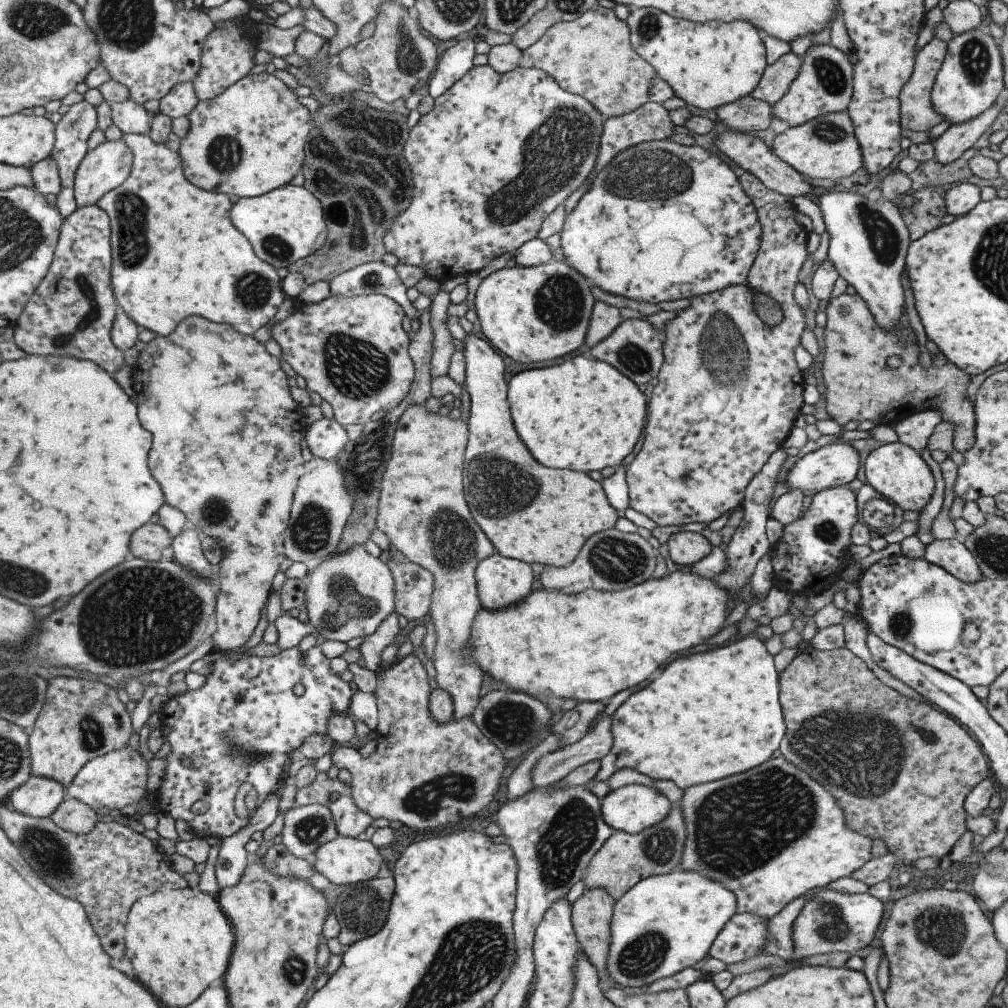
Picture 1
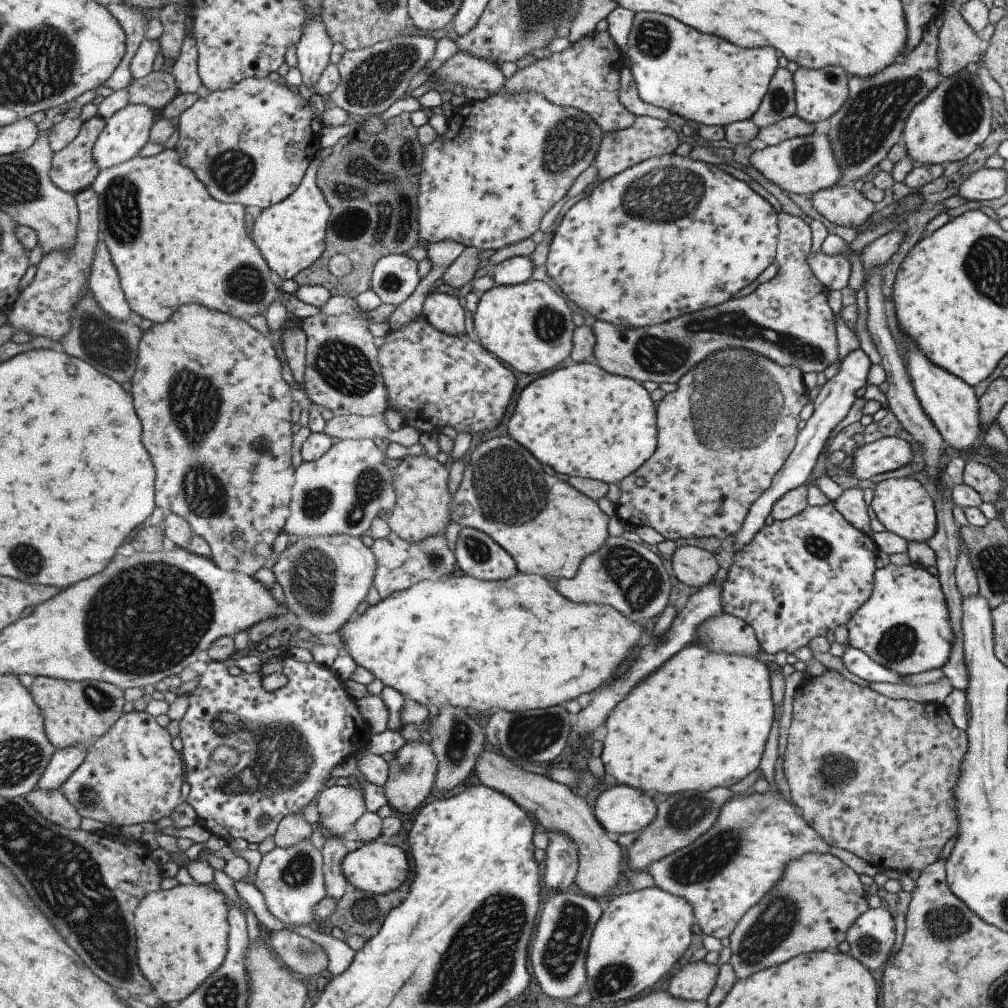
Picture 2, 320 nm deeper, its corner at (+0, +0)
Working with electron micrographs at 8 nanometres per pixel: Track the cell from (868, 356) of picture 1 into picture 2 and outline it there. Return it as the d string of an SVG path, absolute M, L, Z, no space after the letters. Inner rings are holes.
M967 460L962 472L962 482L980 496L982 502L995 502L1002 492L999 476L986 465Z

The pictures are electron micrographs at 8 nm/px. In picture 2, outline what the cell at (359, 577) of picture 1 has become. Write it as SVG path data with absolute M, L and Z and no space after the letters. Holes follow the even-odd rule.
M334 534L289 540L270 571L281 586L284 604L295 615L295 628L306 628L317 636L337 632L353 616L373 586L375 567L374 554L357 537Z

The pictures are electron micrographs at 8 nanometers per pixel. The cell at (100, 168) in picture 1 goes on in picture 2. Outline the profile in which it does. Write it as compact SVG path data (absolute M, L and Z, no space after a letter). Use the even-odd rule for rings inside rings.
M127 103L123 108L106 118L106 125L97 139L93 156L101 169L121 165L137 155L149 140L150 129L153 128L153 109L144 104Z

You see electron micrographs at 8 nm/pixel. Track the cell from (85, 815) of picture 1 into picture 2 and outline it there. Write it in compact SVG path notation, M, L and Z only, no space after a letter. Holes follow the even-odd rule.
M36 788L25 798L51 822L67 829L79 829L81 815L76 806L69 802L61 789L43 790Z

